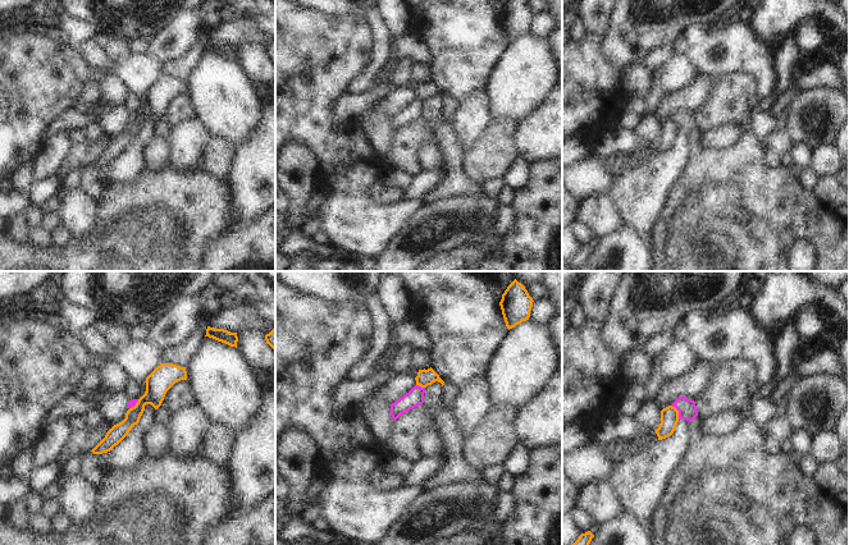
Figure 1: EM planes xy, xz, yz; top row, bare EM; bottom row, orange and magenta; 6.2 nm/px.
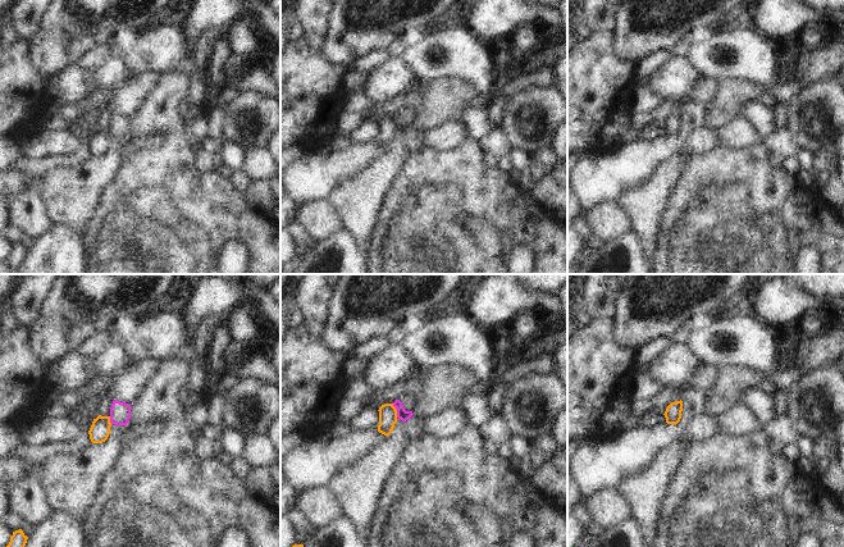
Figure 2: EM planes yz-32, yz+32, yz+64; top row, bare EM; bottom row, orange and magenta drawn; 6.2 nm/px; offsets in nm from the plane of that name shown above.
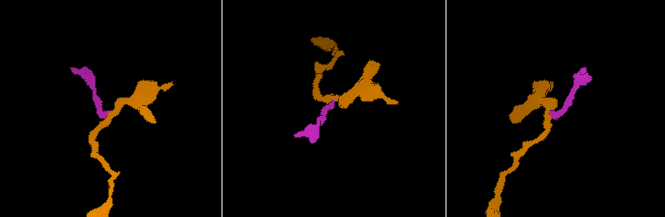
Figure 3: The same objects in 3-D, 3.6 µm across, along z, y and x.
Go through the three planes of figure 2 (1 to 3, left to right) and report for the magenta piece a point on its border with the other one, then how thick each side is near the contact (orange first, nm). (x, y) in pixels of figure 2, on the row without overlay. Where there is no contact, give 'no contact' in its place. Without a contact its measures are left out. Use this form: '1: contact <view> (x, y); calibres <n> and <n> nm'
1: contact yz-32 (109, 133); calibres 130 and 130 nm
2: contact yz+32 (396, 123); calibres 110 and 70 nm
3: no contact

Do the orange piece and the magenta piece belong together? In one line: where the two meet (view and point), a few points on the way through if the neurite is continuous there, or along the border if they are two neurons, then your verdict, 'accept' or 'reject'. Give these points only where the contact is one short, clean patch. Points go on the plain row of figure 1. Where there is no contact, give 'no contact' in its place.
contact yz (678, 126); border yz (671, 119), (678, 124), (679, 132); reject

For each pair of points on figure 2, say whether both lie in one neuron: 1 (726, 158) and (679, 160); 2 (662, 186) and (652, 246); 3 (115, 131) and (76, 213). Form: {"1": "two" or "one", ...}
{"1": "two", "2": "one", "3": "one"}

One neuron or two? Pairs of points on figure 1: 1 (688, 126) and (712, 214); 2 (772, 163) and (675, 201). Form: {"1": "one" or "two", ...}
{"1": "two", "2": "two"}

